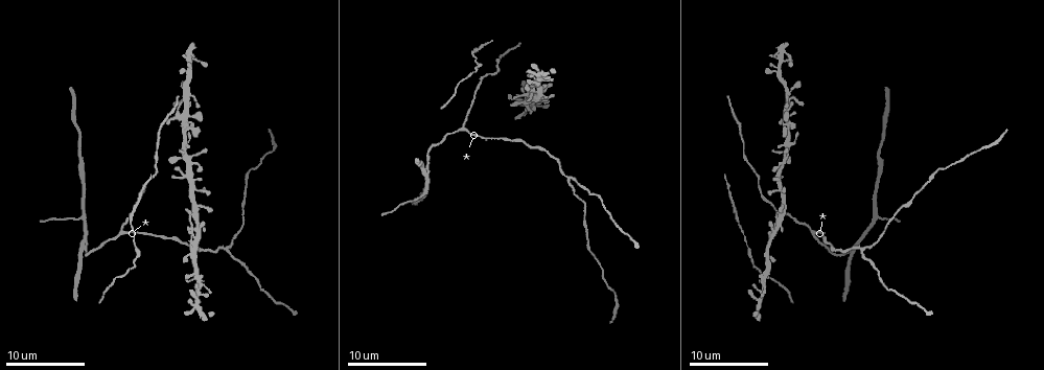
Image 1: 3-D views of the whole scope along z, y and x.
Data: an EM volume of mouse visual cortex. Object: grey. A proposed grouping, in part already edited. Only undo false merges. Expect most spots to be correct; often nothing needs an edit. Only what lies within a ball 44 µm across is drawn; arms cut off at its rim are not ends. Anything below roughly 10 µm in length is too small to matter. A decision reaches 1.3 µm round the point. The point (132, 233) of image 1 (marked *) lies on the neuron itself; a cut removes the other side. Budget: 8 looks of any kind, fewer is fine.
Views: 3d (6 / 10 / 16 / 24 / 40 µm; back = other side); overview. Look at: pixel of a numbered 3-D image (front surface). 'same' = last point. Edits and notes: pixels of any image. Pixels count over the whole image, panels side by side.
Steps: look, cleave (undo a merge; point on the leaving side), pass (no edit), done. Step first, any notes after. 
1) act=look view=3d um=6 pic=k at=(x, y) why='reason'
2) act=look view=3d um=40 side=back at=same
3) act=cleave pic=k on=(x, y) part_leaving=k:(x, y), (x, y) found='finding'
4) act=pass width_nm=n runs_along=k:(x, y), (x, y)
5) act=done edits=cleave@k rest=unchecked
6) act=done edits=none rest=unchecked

act=look view=3d um=10 pic=1 at=(814, 232) why='branch point'

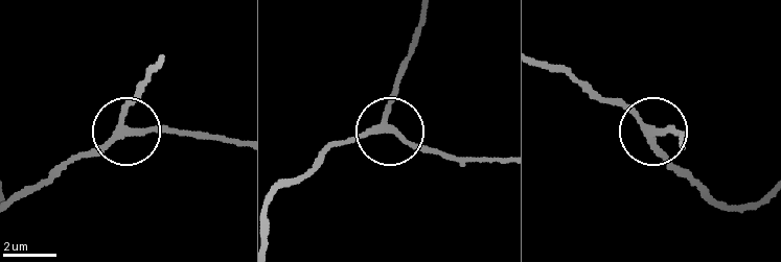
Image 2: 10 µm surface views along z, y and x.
act=pass found='all the same neuron'

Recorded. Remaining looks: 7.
act=look view=3d um=16 pic=1 at=(532, 91) why='calibre changes'

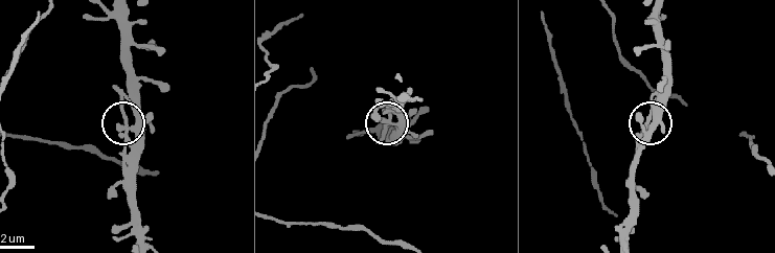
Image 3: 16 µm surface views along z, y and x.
act=pass found='all the same neuron'

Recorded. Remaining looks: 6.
act=look view=3d um=10 pic=1 at=(828, 243) why='narrows sharply'

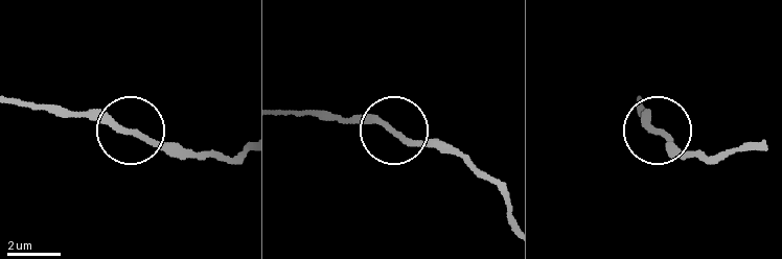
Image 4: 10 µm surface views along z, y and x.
act=pass runs_along=4:(637, 97), (671, 144), (671, 156) found='one neuron here'

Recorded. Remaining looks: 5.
act=look view=3d um=16 pic=1 at=(499, 59) why='thick turns thin'

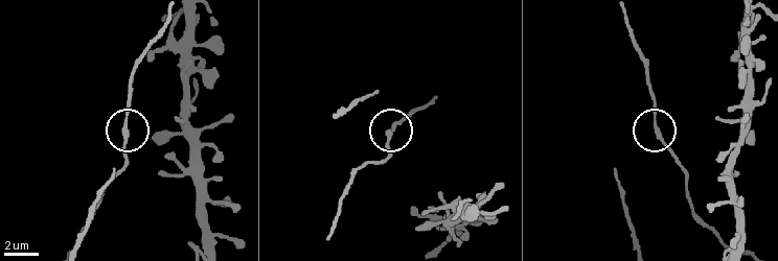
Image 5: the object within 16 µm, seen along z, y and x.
act=pass found='all the same neuron'

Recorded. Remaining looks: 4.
act=done edits=none rest=unchecked

